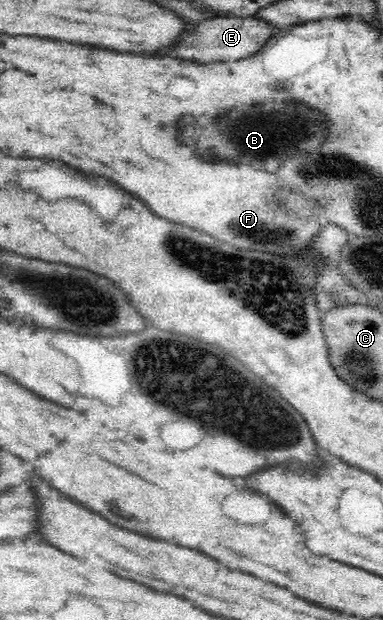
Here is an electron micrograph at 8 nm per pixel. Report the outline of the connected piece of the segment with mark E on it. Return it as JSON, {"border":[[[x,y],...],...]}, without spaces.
{"border":[[[218,16],[198,22],[197,28],[190,28],[186,34],[185,41],[182,44],[178,44],[178,48],[166,53],[160,53],[160,57],[182,58],[183,60],[202,62],[202,64],[241,60],[260,52],[279,30],[282,29],[262,18]]]}

